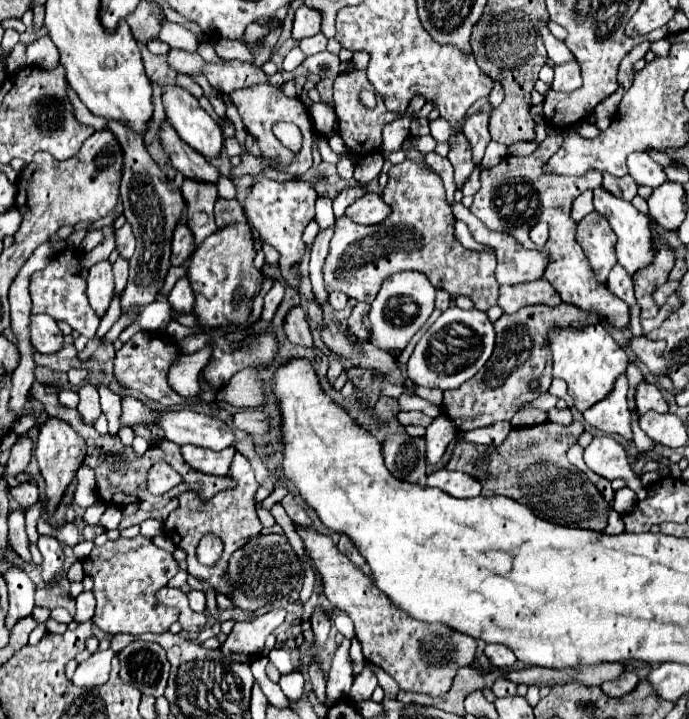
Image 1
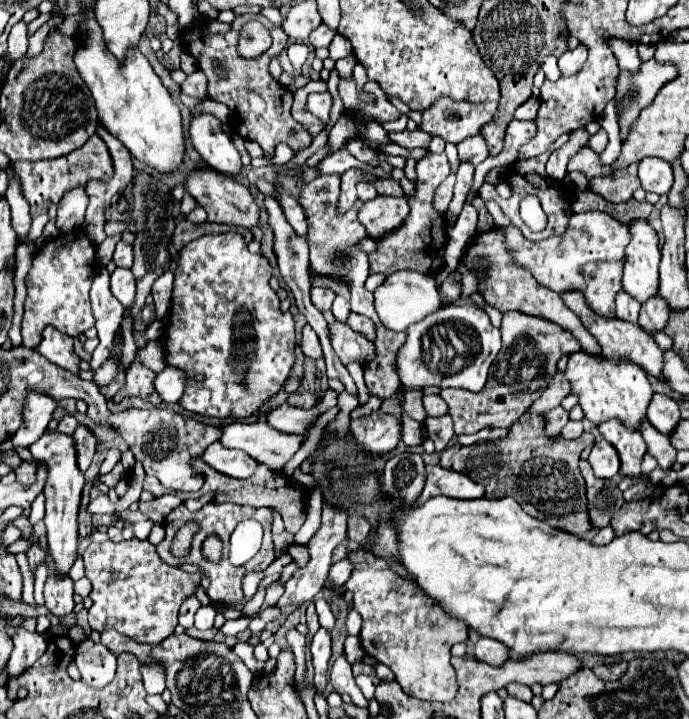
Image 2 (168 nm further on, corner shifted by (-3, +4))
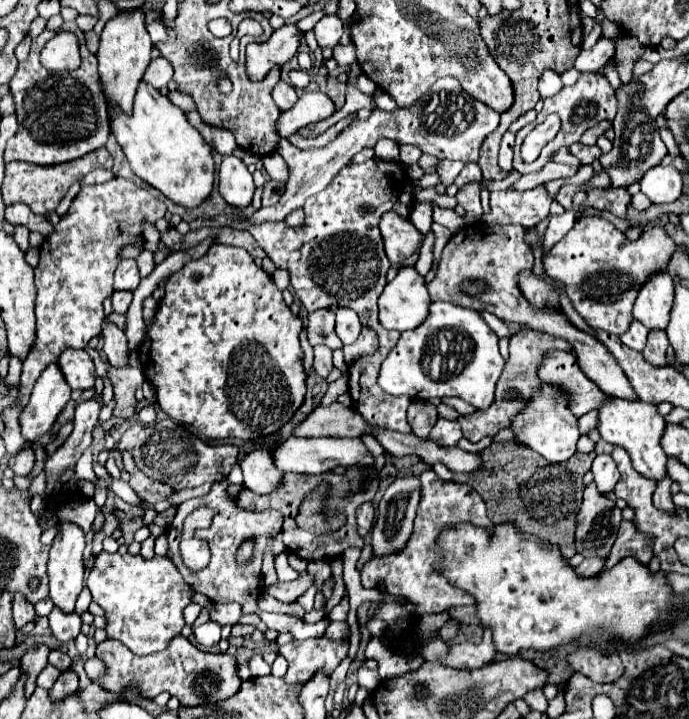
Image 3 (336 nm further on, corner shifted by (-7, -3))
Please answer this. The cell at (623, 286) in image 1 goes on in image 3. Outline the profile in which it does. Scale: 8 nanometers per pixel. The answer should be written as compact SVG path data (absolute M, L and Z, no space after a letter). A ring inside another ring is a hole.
M632 321L630 329L624 335L620 335L620 341L634 351L642 351L646 345L646 335L648 335L648 329L644 329L640 321Z

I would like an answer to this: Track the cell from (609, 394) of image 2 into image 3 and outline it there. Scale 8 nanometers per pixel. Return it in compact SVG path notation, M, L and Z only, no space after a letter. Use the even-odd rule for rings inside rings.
M610 397L598 411L600 411L598 431L600 431L602 439L616 447L622 447L630 455L632 465L638 473L642 473L648 479L662 481L668 475L668 471L666 471L668 457L660 445L660 437L664 435L666 421L664 421L664 417L658 415L656 405L650 405L644 401L624 401L624 399Z

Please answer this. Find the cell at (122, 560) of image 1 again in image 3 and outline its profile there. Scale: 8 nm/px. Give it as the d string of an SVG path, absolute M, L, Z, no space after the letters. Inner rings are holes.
M102 551L94 569L88 575L88 589L108 619L106 633L110 639L120 639L136 655L150 655L166 649L170 639L182 631L182 611L192 603L192 589L168 557L154 557L150 561L140 555L120 555Z

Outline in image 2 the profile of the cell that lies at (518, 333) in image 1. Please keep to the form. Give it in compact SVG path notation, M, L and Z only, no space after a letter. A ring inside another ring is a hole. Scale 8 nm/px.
M506 312L502 318L502 348L496 362L490 366L486 386L470 394L470 390L448 388L440 396L448 404L448 414L454 420L456 434L472 434L482 428L510 428L516 418L520 418L526 408L548 388L548 380L556 376L556 364L564 354L580 350L580 342L568 334L568 330L548 322L546 318L536 318L520 312Z

